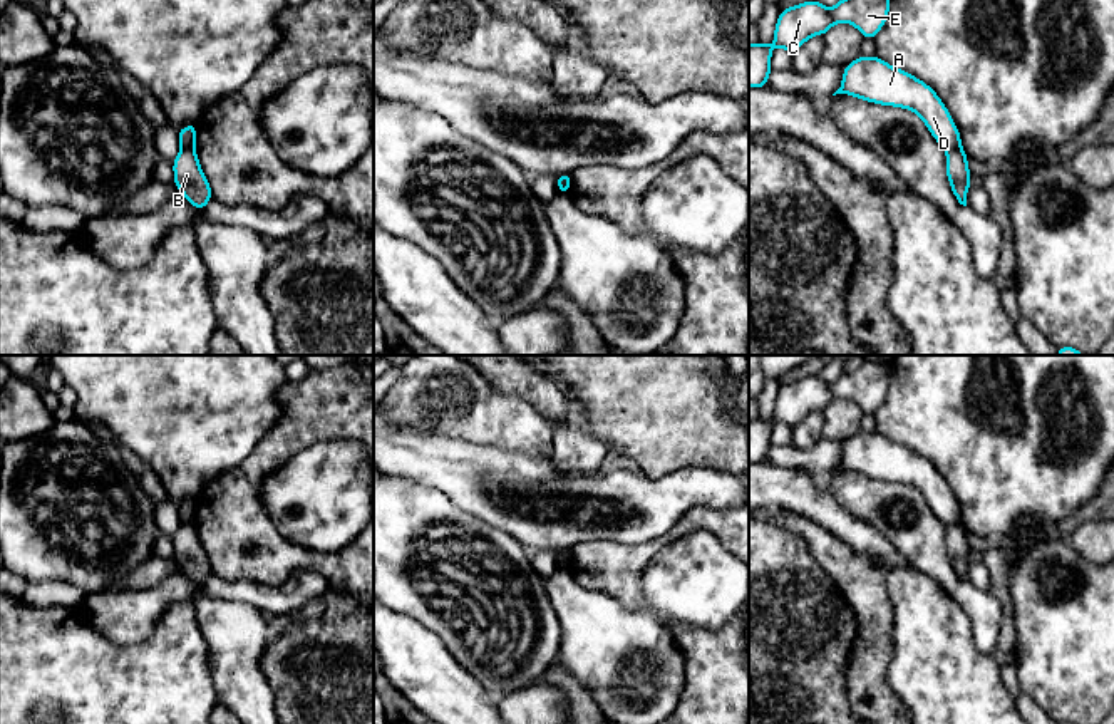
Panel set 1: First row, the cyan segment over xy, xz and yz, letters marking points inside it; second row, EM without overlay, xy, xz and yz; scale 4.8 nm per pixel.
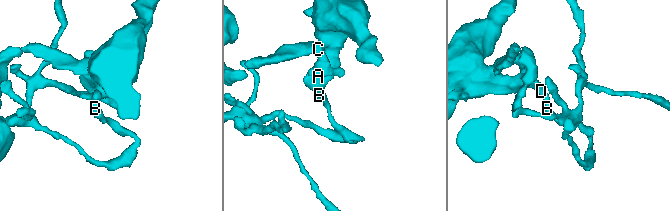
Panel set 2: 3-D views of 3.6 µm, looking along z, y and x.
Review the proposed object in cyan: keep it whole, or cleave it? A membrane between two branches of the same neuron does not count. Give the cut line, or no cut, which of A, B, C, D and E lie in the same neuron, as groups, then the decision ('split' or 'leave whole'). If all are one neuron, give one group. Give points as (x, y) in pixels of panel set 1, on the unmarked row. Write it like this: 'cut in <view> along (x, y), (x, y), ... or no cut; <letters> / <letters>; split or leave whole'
cut in yz along (960, 522), (947, 527); A C D E / B; split

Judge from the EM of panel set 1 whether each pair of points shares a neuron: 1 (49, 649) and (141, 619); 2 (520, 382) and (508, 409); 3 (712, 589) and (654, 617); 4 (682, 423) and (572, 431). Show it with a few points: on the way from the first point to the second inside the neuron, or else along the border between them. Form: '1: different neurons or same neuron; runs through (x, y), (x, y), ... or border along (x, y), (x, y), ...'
1: different neurons; border along (86, 605), (109, 641), (139, 642)
2: different neurons; border along (481, 374), (501, 393), (521, 396), (546, 419)
3: same neuron; runs through (697, 589), (682, 589), (669, 602)
4: different neurons; border along (572, 406), (580, 424), (610, 448)

